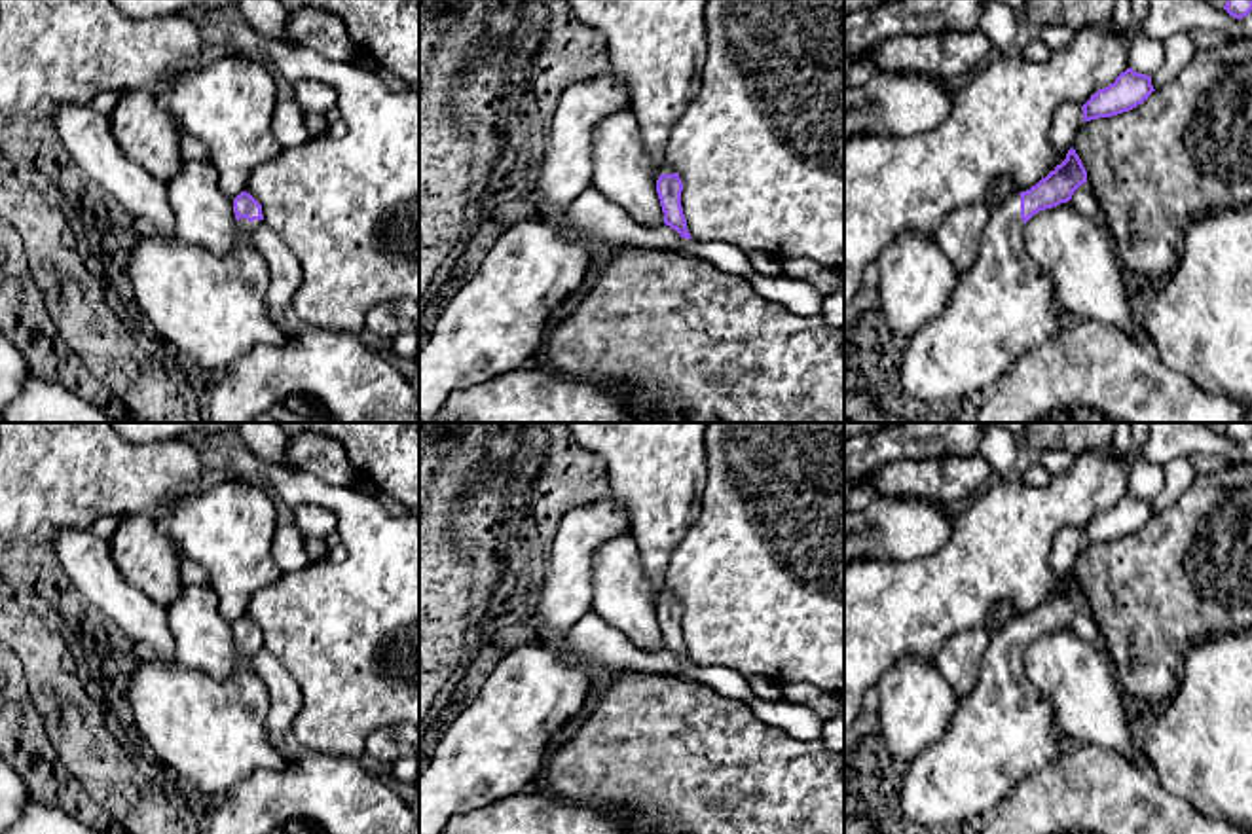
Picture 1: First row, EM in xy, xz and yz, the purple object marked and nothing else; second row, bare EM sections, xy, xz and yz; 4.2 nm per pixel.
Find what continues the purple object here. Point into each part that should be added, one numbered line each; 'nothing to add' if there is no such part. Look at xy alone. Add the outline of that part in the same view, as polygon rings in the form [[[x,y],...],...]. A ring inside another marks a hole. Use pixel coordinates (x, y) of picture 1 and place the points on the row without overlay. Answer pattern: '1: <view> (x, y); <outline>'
1: xy (211, 734); [[[237,644],[239,667],[224,680],[195,669],[184,671],[157,658],[135,665],[127,690],[135,724],[161,771],[180,779],[188,792],[216,800],[252,773],[288,764],[271,745],[266,728],[269,694],[254,671],[254,656],[262,648],[264,644]]]

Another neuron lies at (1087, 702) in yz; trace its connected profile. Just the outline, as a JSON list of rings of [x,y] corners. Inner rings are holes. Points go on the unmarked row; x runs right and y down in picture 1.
[[[1070,626],[1060,627],[1024,648],[1022,669],[1051,703],[1062,735],[1115,751],[1150,771],[1150,760],[1132,743],[1114,665],[1095,644],[1079,639]]]

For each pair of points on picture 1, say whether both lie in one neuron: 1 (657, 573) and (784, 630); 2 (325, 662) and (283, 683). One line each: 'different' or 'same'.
1: different
2: different

